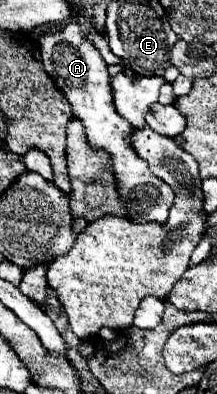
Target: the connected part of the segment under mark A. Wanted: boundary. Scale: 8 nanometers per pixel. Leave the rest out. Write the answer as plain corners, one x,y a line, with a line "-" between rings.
75,23
67,25
61,33
49,33
39,37
39,47
41,47
43,69
69,101
73,117
83,123
87,143
91,145
91,149
109,153
115,185
127,209
127,217
137,223
163,225
167,221
169,209
173,207
175,191
165,181
149,173
149,167
145,165
145,161
141,161
137,153
133,153
133,147
129,145
131,125
119,113
115,113
115,105
111,97
111,77
107,73
107,65
99,55
99,51
91,45
87,37
81,35
79,25

